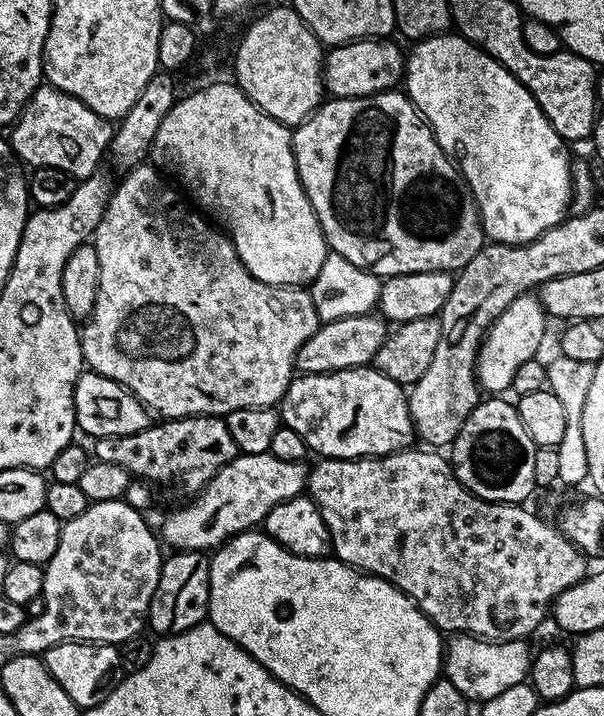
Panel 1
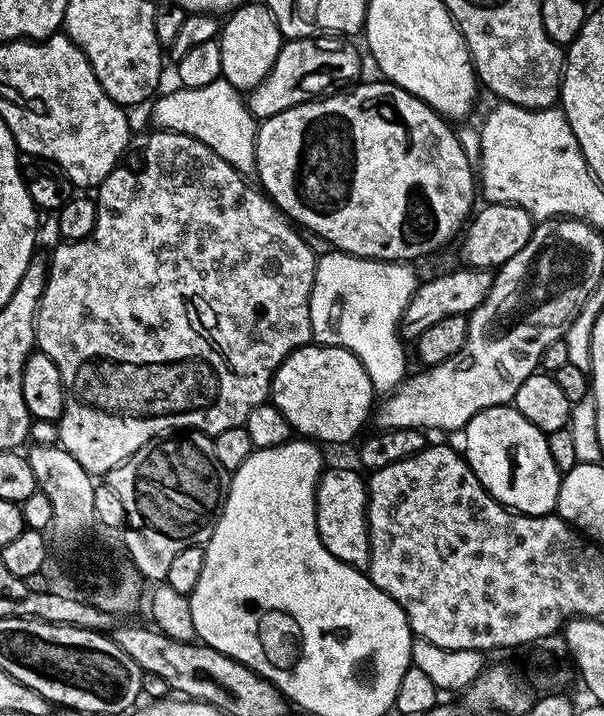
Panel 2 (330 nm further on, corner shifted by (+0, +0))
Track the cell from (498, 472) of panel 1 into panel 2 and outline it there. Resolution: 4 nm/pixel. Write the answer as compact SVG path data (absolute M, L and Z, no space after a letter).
M499 404L493 408L482 410L470 418L470 422L462 429L464 448L462 455L474 470L478 482L487 492L503 504L504 507L520 512L524 516L546 516L556 512L558 490L560 489L560 471L554 466L554 458L550 458L548 437L538 426L534 426L514 406Z

